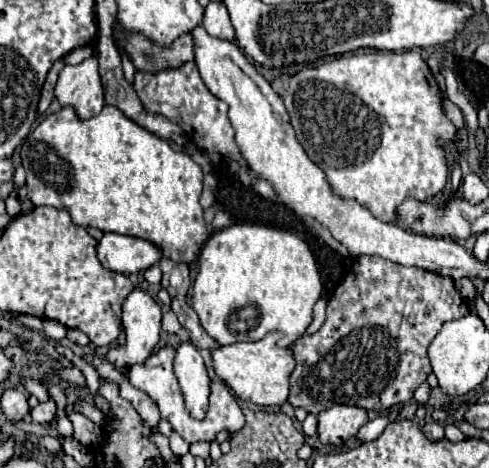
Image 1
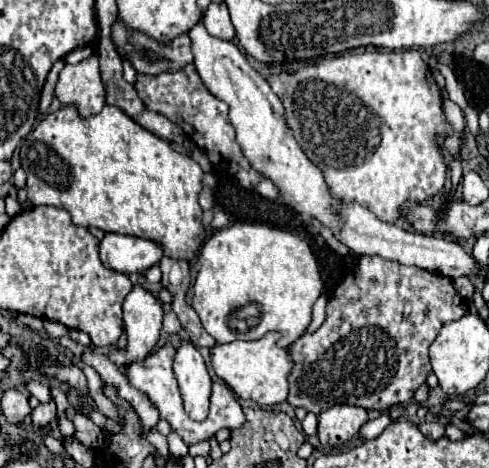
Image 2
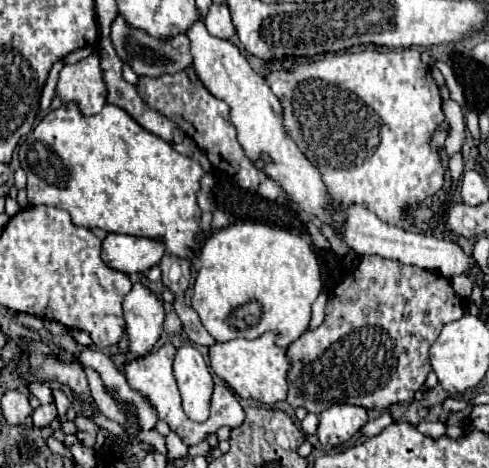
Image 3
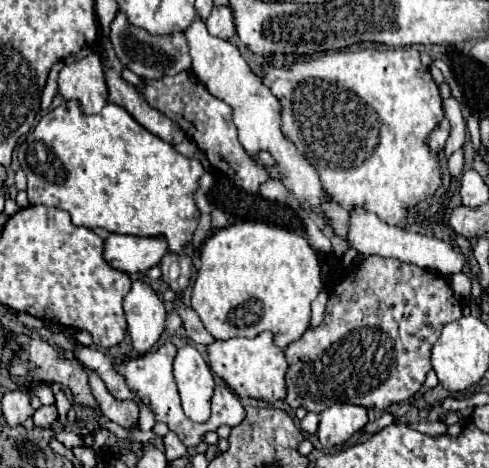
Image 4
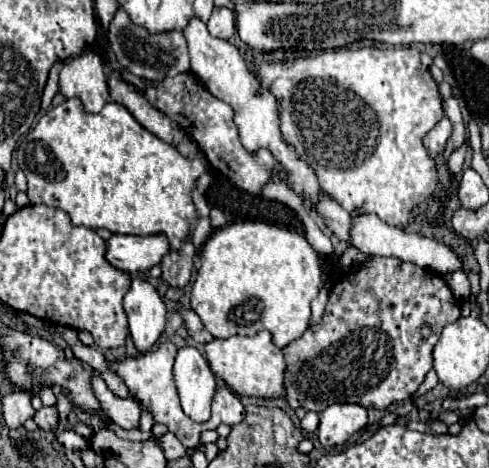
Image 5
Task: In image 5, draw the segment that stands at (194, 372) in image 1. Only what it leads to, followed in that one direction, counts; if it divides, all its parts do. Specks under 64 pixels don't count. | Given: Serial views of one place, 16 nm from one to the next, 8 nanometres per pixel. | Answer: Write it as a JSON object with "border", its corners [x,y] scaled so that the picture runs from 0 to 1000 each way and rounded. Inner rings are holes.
{"border":[[[376,739],[364,748],[356,774],[356,812],[376,885],[397,902],[421,902],[429,889],[429,859],[442,833],[442,812],[425,774],[397,739]]]}

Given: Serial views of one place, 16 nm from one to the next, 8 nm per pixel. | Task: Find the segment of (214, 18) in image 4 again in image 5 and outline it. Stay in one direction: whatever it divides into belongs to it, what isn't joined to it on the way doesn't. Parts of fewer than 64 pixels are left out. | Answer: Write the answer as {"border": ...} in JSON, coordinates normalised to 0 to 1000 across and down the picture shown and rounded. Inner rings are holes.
{"border":[[[438,17],[421,56],[425,56],[425,68],[434,77],[454,81],[454,85],[470,85],[479,77],[479,68],[483,68],[479,30],[466,17]]]}

